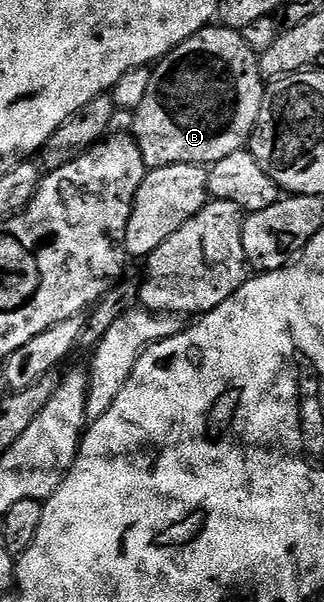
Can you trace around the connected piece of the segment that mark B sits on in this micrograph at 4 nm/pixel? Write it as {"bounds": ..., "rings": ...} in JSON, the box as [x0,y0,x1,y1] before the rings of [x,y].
{"bounds":[131,23,266,170],"rings":[[[213,23],[206,29],[198,30],[193,37],[186,39],[178,47],[174,47],[165,57],[155,62],[152,69],[150,87],[146,87],[146,96],[142,103],[135,109],[135,117],[131,127],[131,136],[136,138],[138,147],[142,151],[142,159],[149,170],[170,167],[171,164],[196,164],[210,167],[215,161],[226,159],[226,155],[234,155],[234,151],[245,148],[252,140],[252,133],[256,129],[256,120],[264,102],[266,78],[260,73],[260,59],[254,50],[246,43],[243,32],[226,29],[219,23]]]}

